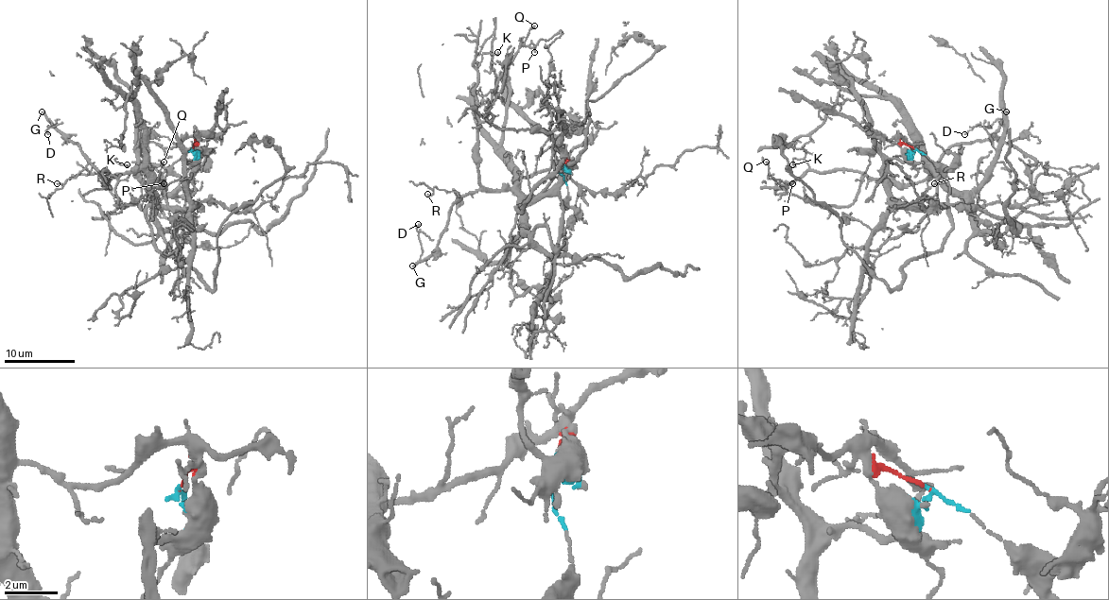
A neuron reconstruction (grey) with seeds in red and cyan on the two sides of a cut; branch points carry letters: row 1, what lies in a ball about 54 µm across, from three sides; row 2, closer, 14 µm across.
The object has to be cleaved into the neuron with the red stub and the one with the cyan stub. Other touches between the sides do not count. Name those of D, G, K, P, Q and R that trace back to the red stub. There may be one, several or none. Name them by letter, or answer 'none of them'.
D, G, K, P, Q, R

